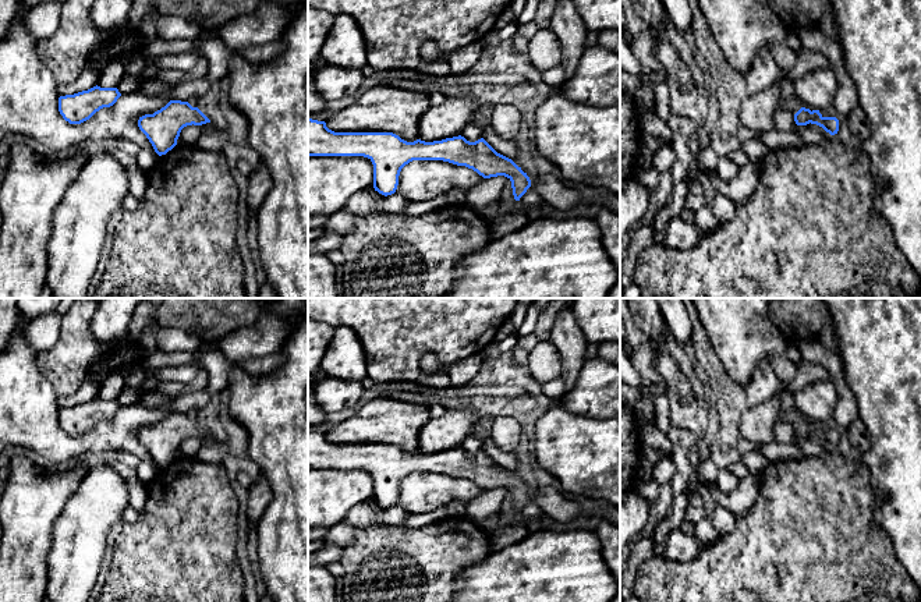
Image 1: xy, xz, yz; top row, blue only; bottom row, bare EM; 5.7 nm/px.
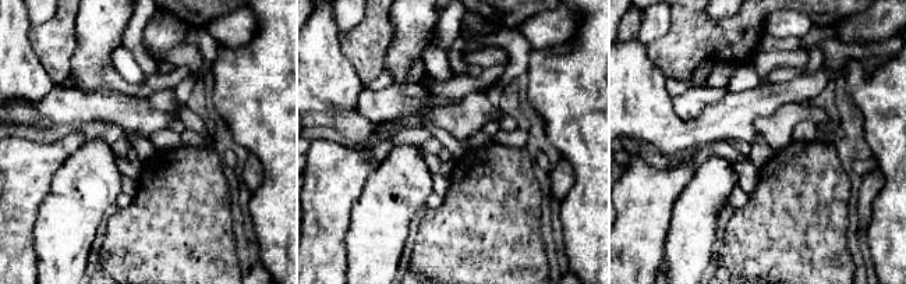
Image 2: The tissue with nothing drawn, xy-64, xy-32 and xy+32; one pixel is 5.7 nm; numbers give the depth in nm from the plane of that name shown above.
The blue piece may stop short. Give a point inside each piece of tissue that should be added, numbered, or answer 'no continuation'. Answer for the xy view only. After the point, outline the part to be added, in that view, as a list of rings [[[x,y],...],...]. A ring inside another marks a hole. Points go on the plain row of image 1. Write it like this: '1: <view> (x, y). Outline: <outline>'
no continuation

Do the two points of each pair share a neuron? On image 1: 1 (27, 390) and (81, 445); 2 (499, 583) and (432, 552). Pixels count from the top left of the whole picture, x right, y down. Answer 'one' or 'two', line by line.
1: one
2: two

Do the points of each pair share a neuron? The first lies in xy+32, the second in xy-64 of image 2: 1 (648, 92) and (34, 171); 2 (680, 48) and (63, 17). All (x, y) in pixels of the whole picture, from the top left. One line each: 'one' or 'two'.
1: two
2: one

